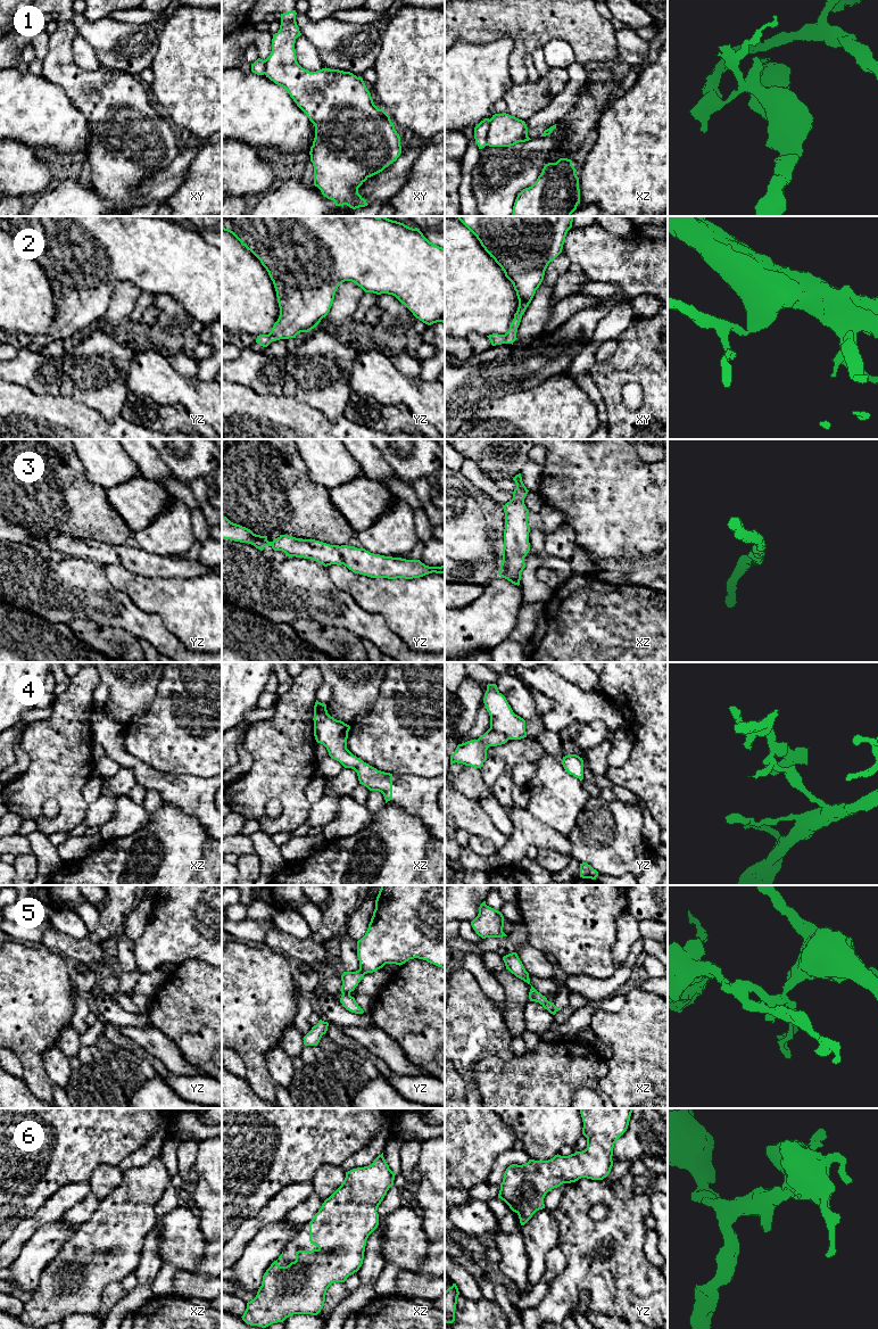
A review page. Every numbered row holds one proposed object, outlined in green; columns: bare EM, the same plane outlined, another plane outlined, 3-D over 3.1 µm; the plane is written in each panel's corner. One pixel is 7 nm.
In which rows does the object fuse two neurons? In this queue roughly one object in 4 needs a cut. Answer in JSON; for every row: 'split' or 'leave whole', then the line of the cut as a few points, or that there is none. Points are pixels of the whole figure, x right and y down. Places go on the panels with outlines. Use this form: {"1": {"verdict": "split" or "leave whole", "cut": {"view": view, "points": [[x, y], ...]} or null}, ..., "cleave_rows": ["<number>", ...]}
{"1": {"verdict": "split", "cut": {"view": "xz", "points": [[490, 120], [487, 145]]}}, "2": {"verdict": "leave whole", "cut": null}, "3": {"verdict": "leave whole", "cut": null}, "4": {"verdict": "split", "cut": {"view": "yz", "points": [[490, 727], [503, 733], [508, 739]]}}, "5": {"verdict": "split", "cut": {"view": "yz", "points": [[342, 992], [349, 993]]}}, "6": {"verdict": "leave whole", "cut": null}, "cleave_rows": ["1", "4", "5"]}

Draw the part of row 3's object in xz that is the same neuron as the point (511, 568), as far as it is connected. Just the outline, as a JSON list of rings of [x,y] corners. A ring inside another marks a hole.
[[[521,473],[516,474],[513,480],[516,484],[513,498],[503,505],[505,512],[504,548],[498,575],[519,586],[521,572],[525,568],[524,558],[530,551],[529,510],[524,504],[529,490],[522,481]]]

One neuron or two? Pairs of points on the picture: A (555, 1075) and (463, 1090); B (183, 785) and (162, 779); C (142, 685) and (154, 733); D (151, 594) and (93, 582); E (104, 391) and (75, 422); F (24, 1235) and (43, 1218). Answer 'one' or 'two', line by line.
A: two
B: one
C: two
D: two
E: two
F: one

